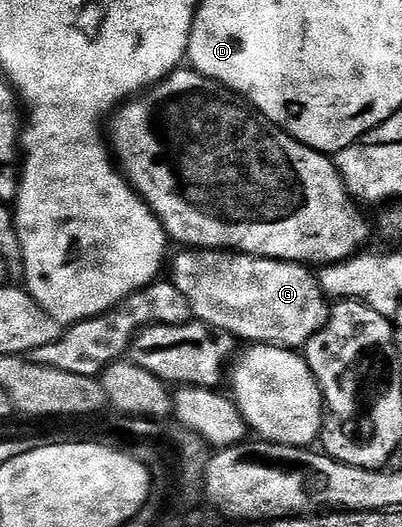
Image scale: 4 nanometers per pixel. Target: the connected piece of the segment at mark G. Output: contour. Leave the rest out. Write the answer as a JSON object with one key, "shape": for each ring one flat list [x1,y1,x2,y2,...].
{"shape":[[184,248,170,262,170,280,186,296,195,321,205,322,216,330,225,330,237,340,248,344,283,346,285,350,299,351,328,322,329,299,320,286,319,277,311,274,307,265,298,262,280,262,276,258,259,258,253,254,238,254,230,250,201,250]]}

